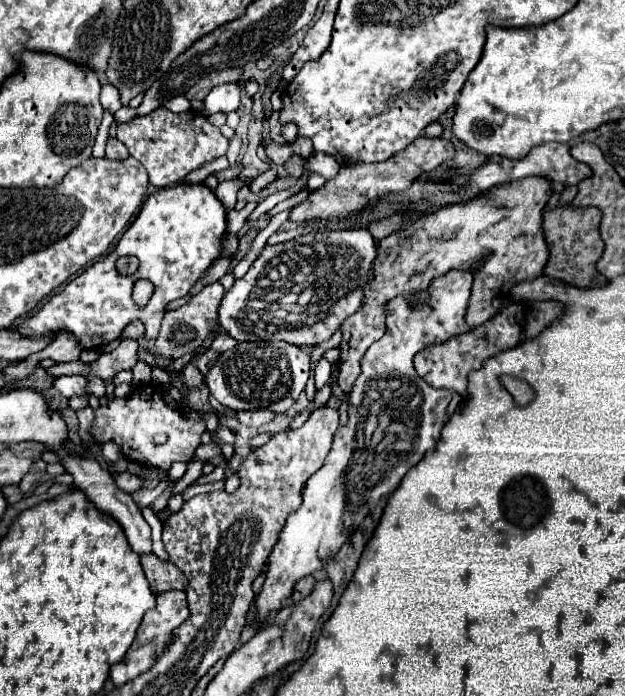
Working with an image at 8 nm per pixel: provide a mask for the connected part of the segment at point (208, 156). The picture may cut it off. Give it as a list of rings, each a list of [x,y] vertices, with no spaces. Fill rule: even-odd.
[[[159,107],[143,117],[133,117],[129,123],[115,127],[115,137],[129,149],[129,155],[143,163],[149,173],[149,183],[157,189],[173,187],[185,179],[193,169],[199,169],[205,163],[211,163],[217,157],[223,157],[229,147],[229,139],[207,121],[199,111],[173,113],[165,107]]]

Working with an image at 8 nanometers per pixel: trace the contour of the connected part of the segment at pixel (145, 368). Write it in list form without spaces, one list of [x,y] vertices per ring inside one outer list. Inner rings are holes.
[[[139,361],[135,367],[133,367],[133,385],[143,385],[143,383],[149,383],[151,381],[151,367],[143,361]]]

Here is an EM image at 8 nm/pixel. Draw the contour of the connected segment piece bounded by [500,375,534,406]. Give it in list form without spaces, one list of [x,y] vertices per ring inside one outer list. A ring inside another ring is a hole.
[[[508,375],[501,376],[500,381],[507,391],[511,393],[517,405],[524,406],[533,400],[534,392],[525,382],[519,379],[513,379]]]

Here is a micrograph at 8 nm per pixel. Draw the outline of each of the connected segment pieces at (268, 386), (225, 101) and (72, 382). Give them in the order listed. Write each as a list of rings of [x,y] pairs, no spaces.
[[[245,341],[221,353],[215,367],[205,377],[205,383],[217,401],[221,389],[219,403],[235,413],[255,409],[277,409],[277,413],[283,413],[305,391],[309,375],[309,353],[305,349],[285,341]]]
[[[225,83],[211,89],[211,93],[205,97],[205,111],[207,113],[229,113],[239,107],[239,85],[237,83]]]
[[[71,375],[71,377],[59,377],[55,381],[55,387],[61,391],[63,397],[71,399],[71,397],[79,397],[85,395],[87,391],[87,379],[83,375]]]

